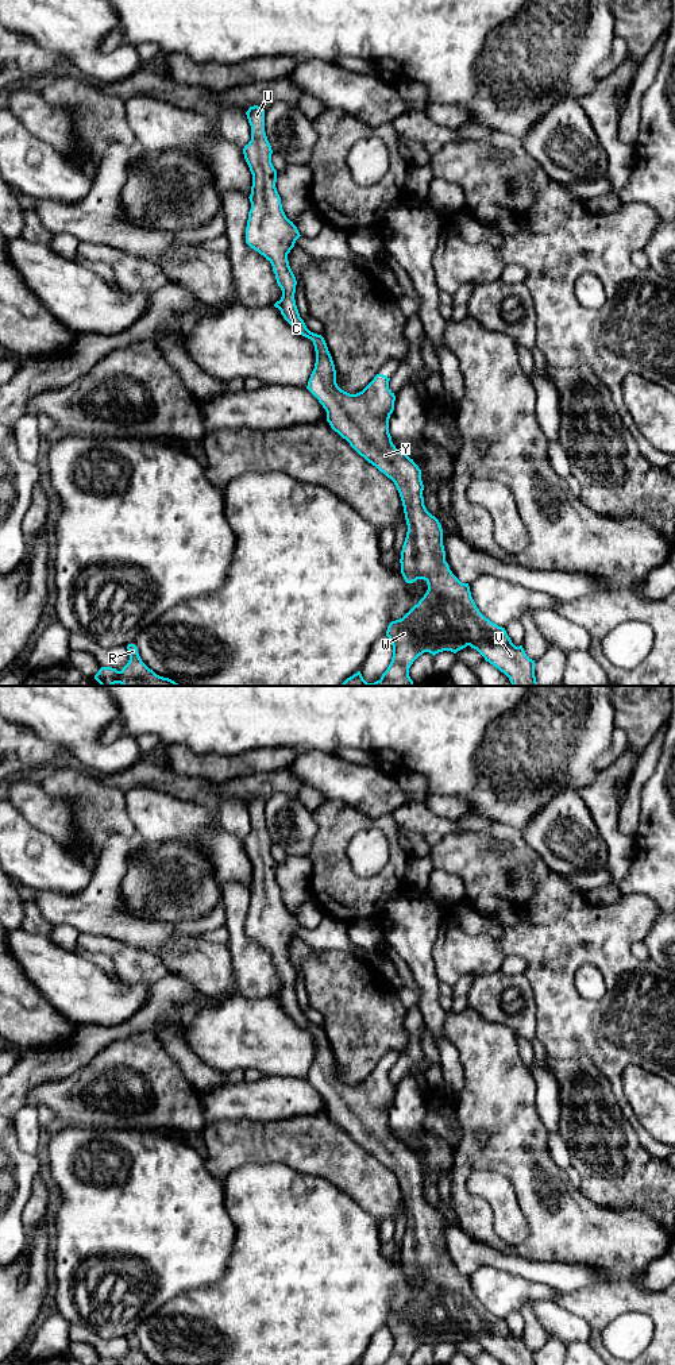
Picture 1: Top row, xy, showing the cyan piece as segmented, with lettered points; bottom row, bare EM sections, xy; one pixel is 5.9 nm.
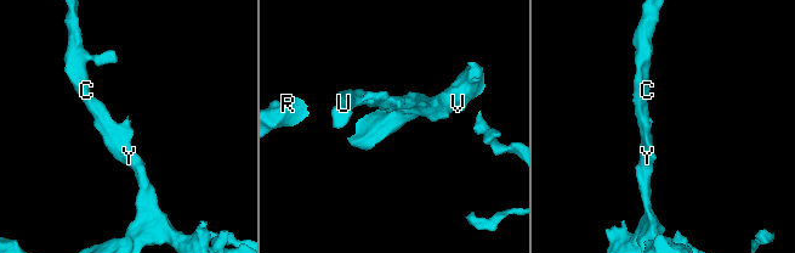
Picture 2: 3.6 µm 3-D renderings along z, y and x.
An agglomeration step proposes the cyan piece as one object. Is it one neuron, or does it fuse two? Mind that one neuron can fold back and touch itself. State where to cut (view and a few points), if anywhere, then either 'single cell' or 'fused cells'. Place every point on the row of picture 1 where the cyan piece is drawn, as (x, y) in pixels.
cut none; single cell

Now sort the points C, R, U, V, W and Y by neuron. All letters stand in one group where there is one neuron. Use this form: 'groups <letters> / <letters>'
groups C R U V W Y

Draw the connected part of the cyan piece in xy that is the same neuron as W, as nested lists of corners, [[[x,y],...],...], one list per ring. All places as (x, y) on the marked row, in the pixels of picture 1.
[[[254,105],[248,108],[246,115],[251,126],[251,140],[244,146],[243,154],[252,174],[251,194],[248,197],[251,209],[246,227],[246,243],[263,255],[273,266],[277,284],[282,290],[282,297],[274,306],[281,311],[284,319],[298,333],[313,342],[316,363],[306,389],[325,409],[327,421],[331,428],[346,439],[360,456],[390,478],[400,493],[408,525],[400,559],[401,574],[405,582],[413,583],[417,579],[424,579],[428,585],[428,590],[418,604],[402,618],[389,624],[386,636],[393,645],[393,658],[381,679],[367,683],[360,671],[358,671],[347,678],[342,686],[413,686],[409,668],[420,655],[429,652],[435,656],[443,651],[456,653],[467,645],[477,649],[486,662],[504,672],[513,686],[539,686],[535,676],[535,660],[526,656],[522,645],[516,647],[512,643],[505,628],[491,622],[479,612],[471,597],[468,583],[462,583],[446,562],[441,525],[424,505],[421,470],[413,459],[396,448],[389,433],[389,419],[394,410],[396,401],[394,393],[389,389],[390,378],[377,374],[356,394],[342,390],[336,383],[335,365],[324,338],[310,332],[300,317],[294,300],[297,281],[289,266],[288,254],[301,235],[293,221],[286,217],[275,188],[277,170],[271,163],[273,150],[265,132],[265,109]]]

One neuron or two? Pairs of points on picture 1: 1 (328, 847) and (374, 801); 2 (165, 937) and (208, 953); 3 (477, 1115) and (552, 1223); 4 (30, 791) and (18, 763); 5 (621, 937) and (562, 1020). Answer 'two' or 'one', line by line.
1: two
2: one
3: one
4: two
5: one

